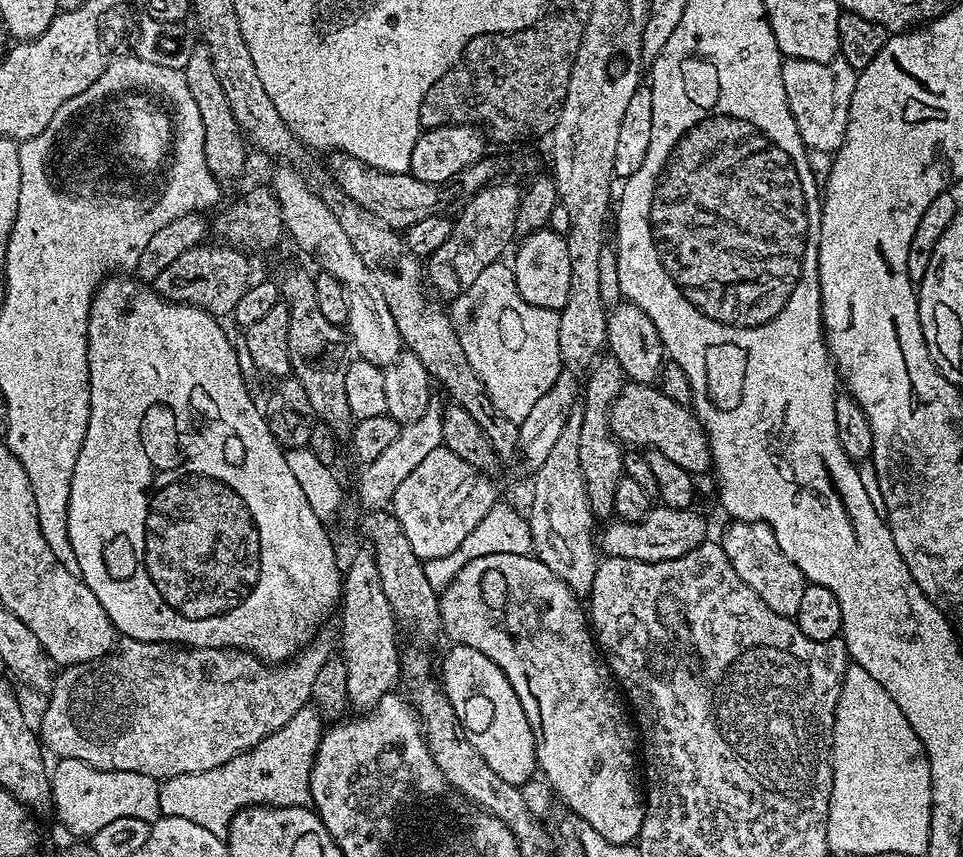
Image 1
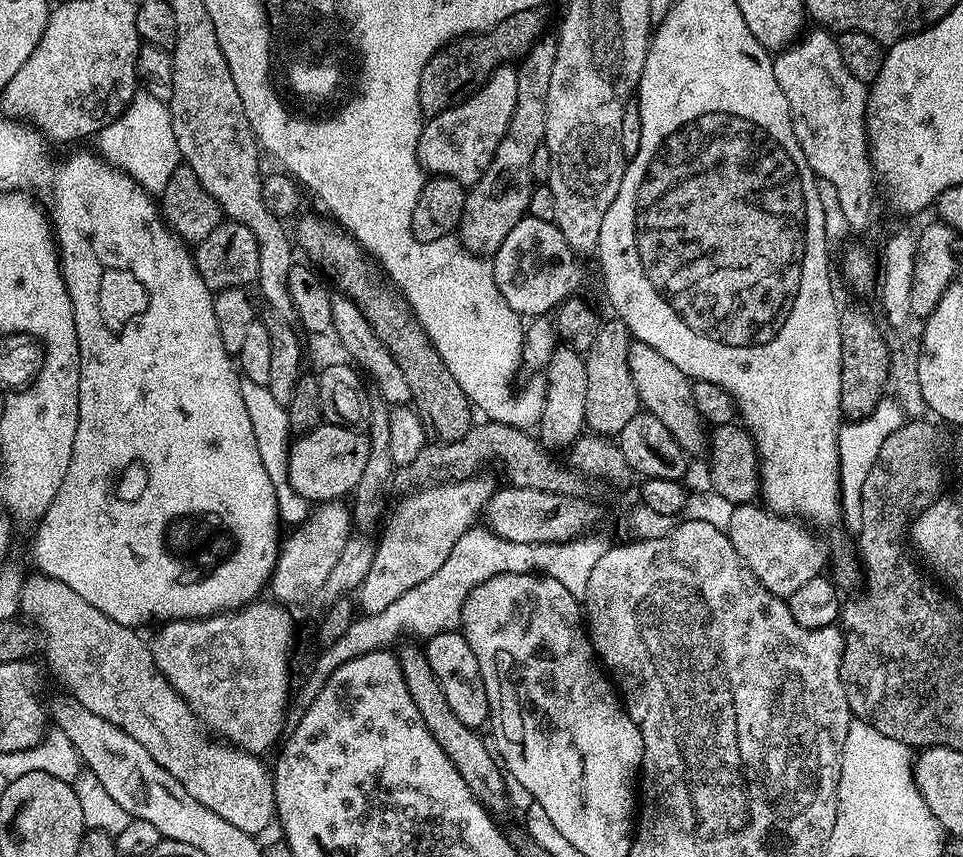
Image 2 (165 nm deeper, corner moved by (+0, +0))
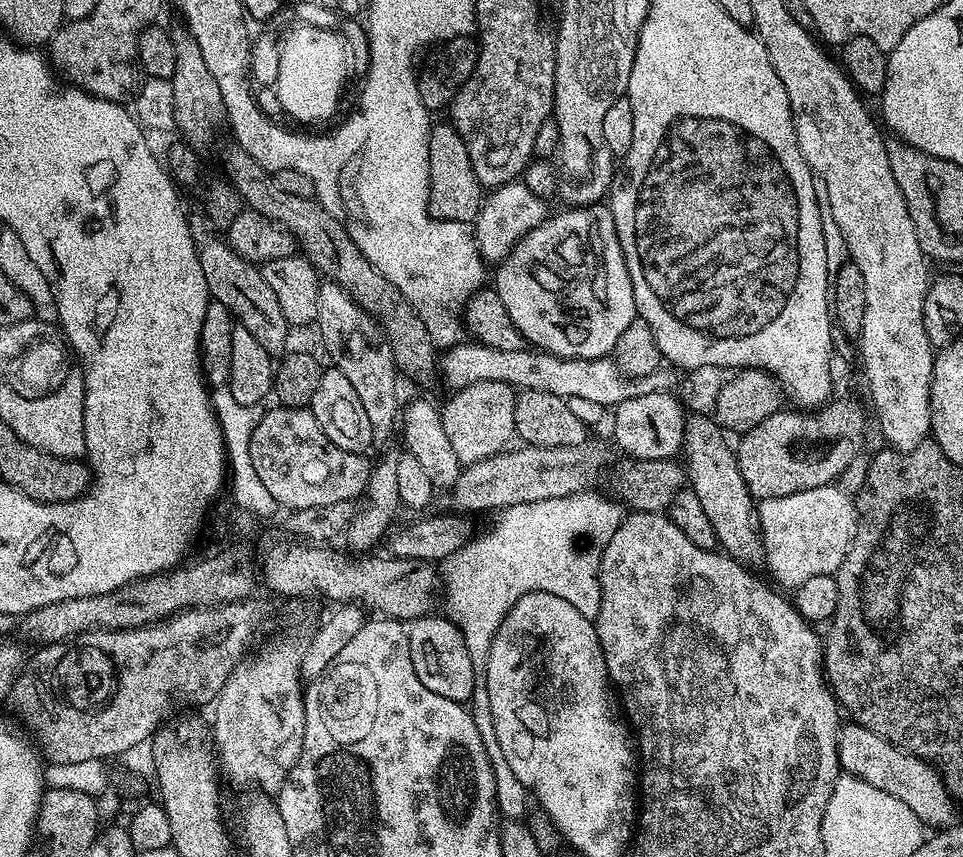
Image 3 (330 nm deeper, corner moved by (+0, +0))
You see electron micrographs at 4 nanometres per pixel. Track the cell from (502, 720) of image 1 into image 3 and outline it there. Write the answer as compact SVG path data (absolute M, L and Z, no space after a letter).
M433 614L424 616L421 620L411 621L408 641L410 662L414 662L414 674L418 674L422 686L426 686L426 690L434 690L434 694L442 694L442 698L450 698L459 704L468 702L472 691L478 688L478 669L472 664L459 628L447 615Z

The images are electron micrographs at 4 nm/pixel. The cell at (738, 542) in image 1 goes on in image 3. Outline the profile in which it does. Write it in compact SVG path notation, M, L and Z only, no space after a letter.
M836 482L818 486L814 490L802 490L798 494L786 494L786 498L759 501L758 527L764 543L764 564L769 574L773 576L771 579L781 589L794 590L802 586L802 582L807 582L809 578L814 578L818 574L835 576L836 571L842 566L842 558L846 558L852 545L857 515L853 493Z

